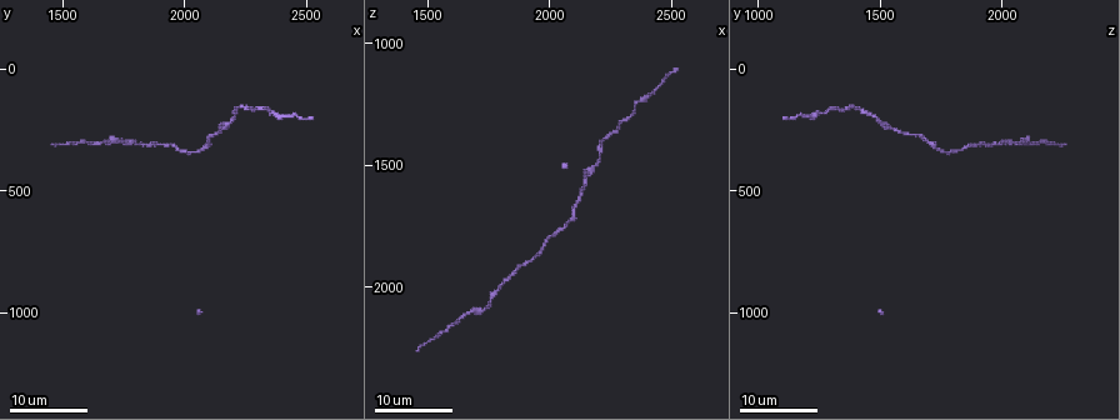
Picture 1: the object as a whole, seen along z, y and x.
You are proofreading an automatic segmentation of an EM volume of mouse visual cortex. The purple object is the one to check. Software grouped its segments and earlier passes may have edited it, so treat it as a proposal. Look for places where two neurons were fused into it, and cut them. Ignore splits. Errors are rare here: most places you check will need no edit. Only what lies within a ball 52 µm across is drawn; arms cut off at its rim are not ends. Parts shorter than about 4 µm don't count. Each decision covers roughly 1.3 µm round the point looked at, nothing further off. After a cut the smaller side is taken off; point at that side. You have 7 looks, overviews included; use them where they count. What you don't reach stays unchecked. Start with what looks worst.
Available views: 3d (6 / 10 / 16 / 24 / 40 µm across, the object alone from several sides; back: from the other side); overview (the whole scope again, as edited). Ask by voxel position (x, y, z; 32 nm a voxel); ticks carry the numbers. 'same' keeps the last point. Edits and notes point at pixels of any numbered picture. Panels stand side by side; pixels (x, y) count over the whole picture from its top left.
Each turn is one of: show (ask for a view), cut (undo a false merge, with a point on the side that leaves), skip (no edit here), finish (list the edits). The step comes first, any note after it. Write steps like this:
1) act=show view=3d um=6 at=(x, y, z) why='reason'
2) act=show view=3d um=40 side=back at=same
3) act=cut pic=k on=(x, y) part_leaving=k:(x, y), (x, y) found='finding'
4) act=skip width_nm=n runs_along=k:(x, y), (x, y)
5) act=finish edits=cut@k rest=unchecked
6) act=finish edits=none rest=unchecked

act=show view=3d um=24 at=(2370, 180, 1250) why='sudden change in width'

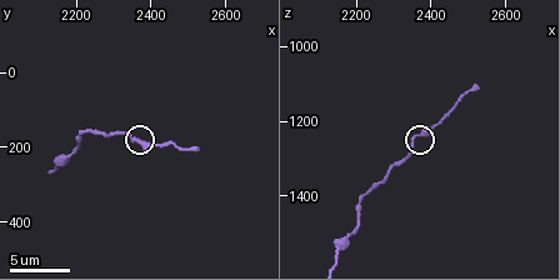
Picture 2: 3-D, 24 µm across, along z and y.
act=show view=3d um=6 at=(2350, 180, 1240)

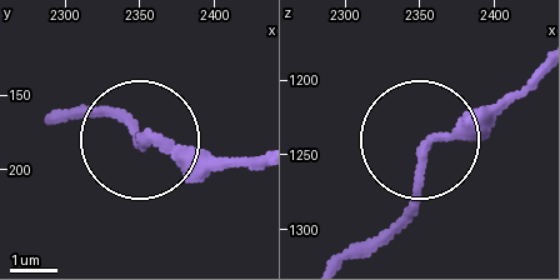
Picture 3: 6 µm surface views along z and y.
act=show view=3d um=6 side=back at=(2356, 182, 1246) why='other side'

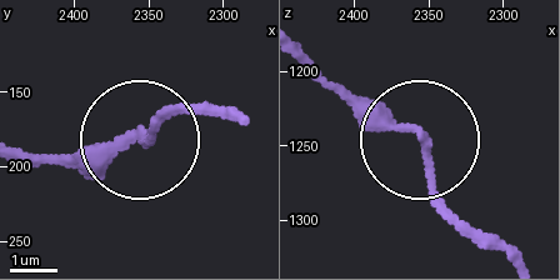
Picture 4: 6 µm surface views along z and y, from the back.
act=skip runs_along=4:(233, 115), (184, 115), (149, 139), (45, 159) found='continuous, no second neuron'

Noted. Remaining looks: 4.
act=show view=3d um=16 at=(2080, 320, 1730)

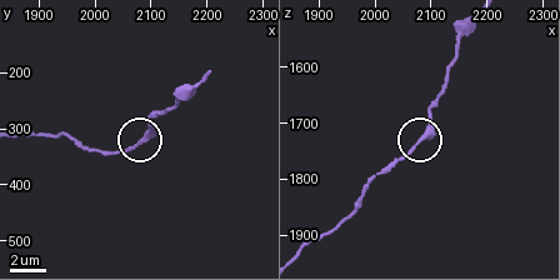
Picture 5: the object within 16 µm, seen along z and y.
act=show view=3d um=6 at=(2090, 315, 1720)

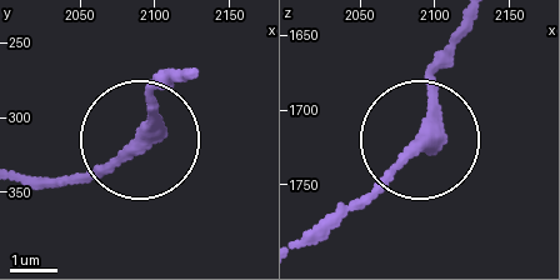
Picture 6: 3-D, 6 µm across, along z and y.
act=skip width_nm=280 found='one neuron here'

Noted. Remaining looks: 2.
act=show view=3d um=24 at=(2140, 260, 1550) why='calibre changes'

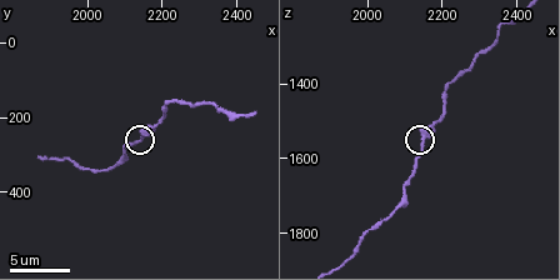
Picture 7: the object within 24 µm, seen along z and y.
act=show view=3d um=6 at=same

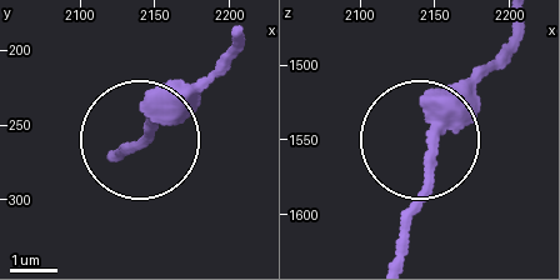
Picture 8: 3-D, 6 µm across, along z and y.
act=skip runs_along=8:(110, 154), (234, 51) found='one neuron here'

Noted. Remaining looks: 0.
act=finish edits=none rest=unchecked

